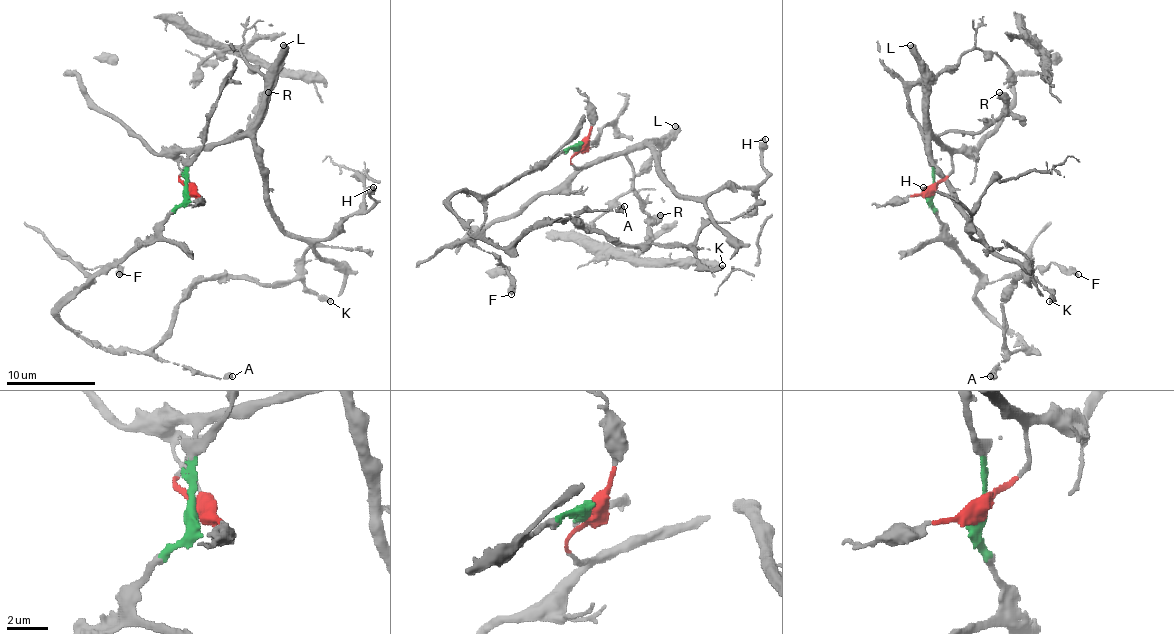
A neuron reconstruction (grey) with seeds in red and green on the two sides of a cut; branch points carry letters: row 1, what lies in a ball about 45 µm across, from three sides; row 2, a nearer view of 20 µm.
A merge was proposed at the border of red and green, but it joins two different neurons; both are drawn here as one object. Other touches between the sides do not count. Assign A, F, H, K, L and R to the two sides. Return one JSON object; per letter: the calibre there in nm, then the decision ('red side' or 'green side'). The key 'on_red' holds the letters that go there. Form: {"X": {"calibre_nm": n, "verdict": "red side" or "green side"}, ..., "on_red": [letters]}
{"A": {"calibre_nm": 480, "verdict": "green side"}, "F": {"calibre_nm": 460, "verdict": "green side"}, "H": {"calibre_nm": 600, "verdict": "red side"}, "K": {"calibre_nm": 340, "verdict": "green side"}, "L": {"calibre_nm": 550, "verdict": "red side"}, "R": {"calibre_nm": 650, "verdict": "red side"}, "on_red": ["H", "L", "R"]}

